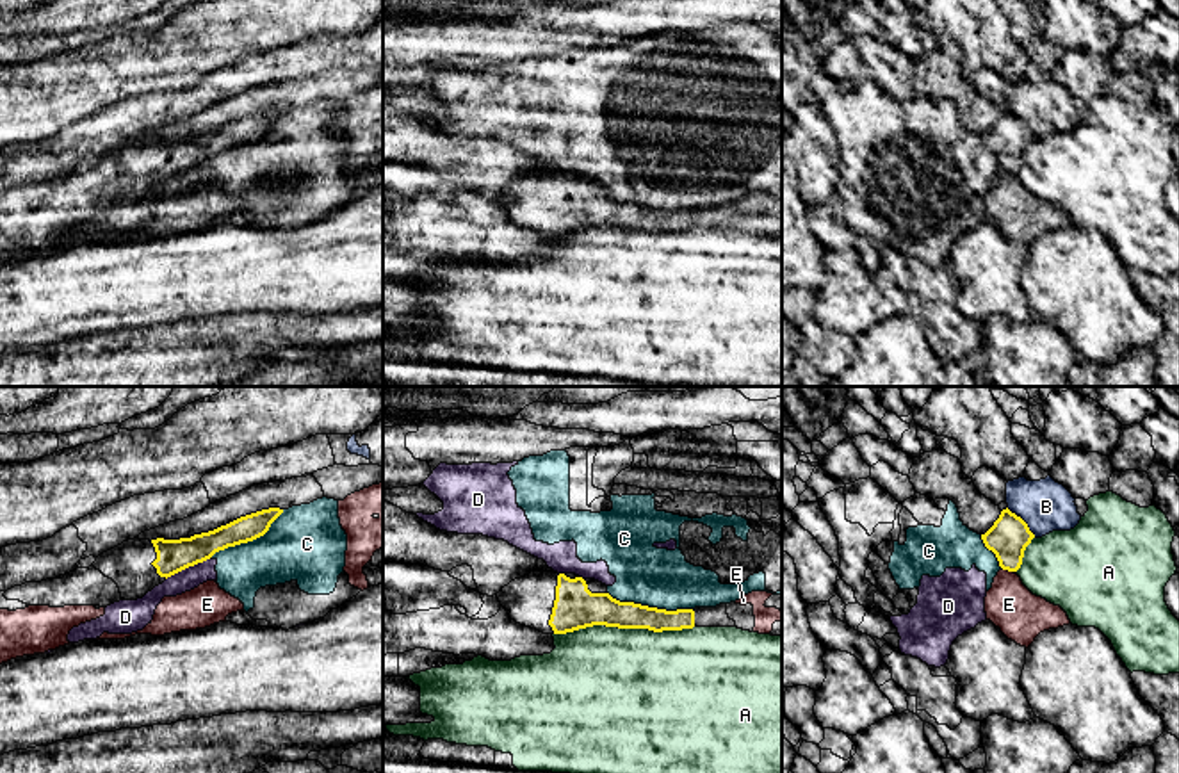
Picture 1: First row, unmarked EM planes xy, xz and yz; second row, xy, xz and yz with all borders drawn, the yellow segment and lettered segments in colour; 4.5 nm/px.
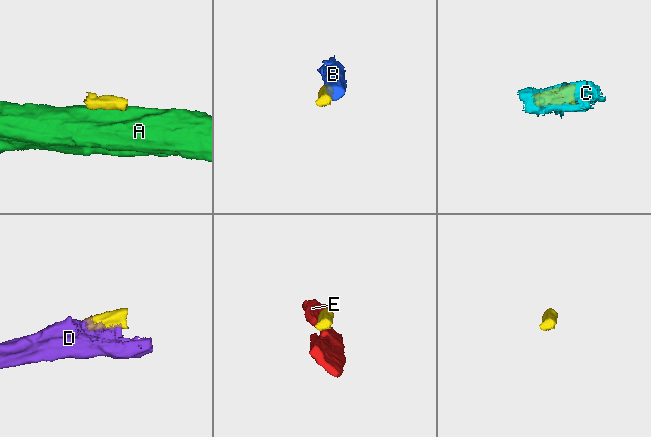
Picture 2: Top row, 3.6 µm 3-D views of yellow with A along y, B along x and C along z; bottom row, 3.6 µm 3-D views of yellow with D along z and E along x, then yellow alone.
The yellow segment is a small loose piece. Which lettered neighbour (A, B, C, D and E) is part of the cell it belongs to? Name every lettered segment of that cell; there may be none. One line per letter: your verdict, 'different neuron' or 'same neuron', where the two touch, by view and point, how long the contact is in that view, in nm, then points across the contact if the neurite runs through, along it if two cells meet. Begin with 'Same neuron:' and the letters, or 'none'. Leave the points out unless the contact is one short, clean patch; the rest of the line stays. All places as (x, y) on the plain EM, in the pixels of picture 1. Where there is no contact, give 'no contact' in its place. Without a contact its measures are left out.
Same neuron: E
A: different neuron; contact xz (624, 228); length 650 nm
B: different neuron; contact yz (1023, 122); length 190 nm
C: different neuron; contact xz (650, 209); length 400 nm; border xz (608, 193), (620, 202), (666, 211), (691, 211)
D: different neuron; contact xy (187, 168); length 240 nm; border xy (211, 157), (166, 180)
E: same neuron; contact yz (1007, 170); length 60 nm

